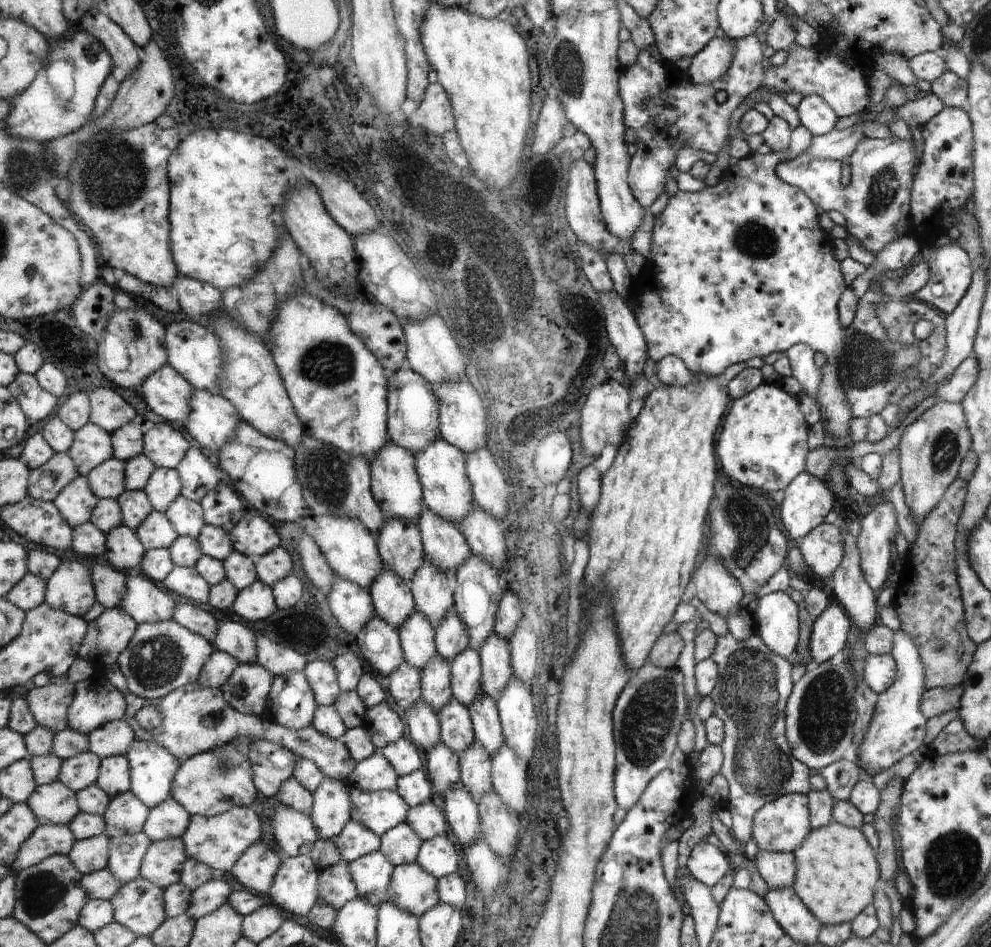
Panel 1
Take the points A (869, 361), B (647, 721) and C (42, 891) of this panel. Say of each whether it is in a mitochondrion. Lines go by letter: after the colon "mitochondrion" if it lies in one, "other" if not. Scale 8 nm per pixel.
A: mitochondrion
B: mitochondrion
C: mitochondrion

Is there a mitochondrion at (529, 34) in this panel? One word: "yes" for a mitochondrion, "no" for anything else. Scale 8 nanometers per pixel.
no

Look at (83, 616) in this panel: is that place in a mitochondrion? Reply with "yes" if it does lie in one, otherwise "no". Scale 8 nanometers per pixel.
no

